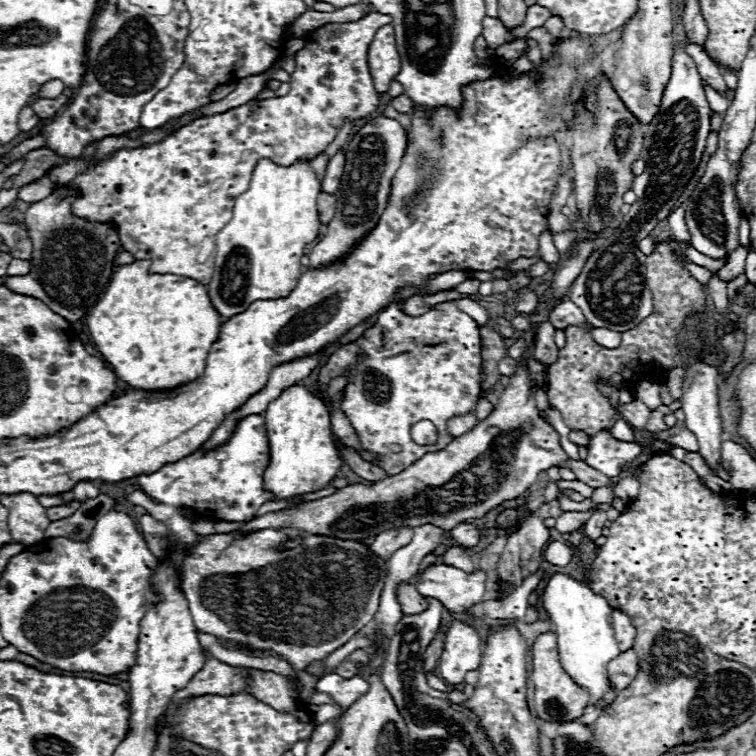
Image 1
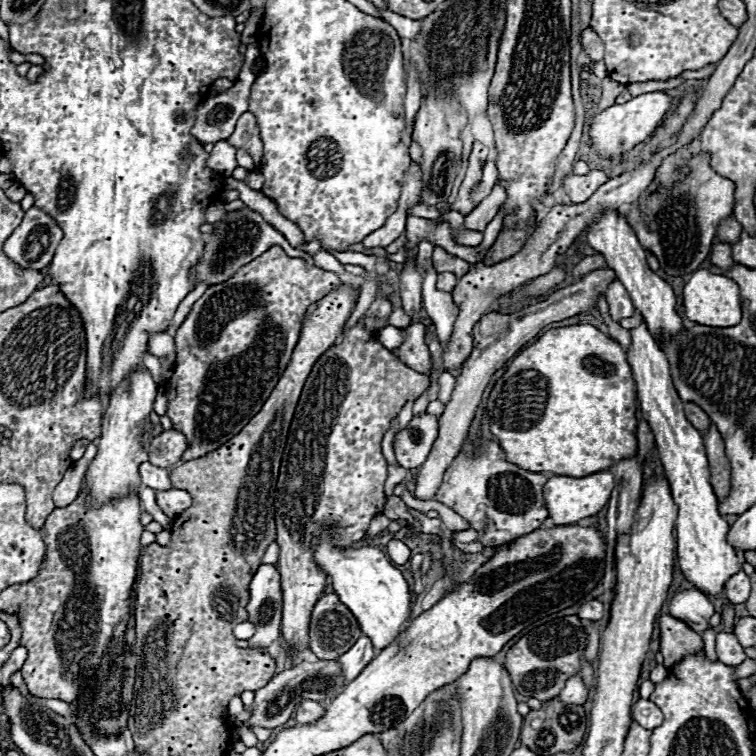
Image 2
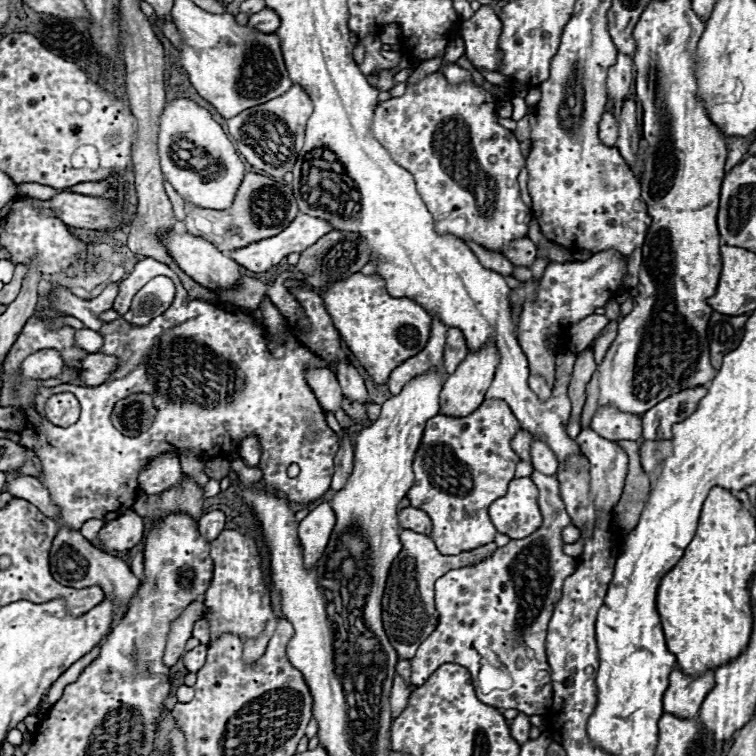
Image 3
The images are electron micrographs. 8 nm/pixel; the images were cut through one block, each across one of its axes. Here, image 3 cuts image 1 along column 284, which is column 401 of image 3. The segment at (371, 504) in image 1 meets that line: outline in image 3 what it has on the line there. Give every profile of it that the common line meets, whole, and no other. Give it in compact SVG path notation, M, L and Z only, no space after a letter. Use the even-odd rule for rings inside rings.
M412 506L402 508L398 512L398 520L400 520L400 526L404 530L414 530L418 534L430 534L432 532L432 522L424 510L418 510Z

